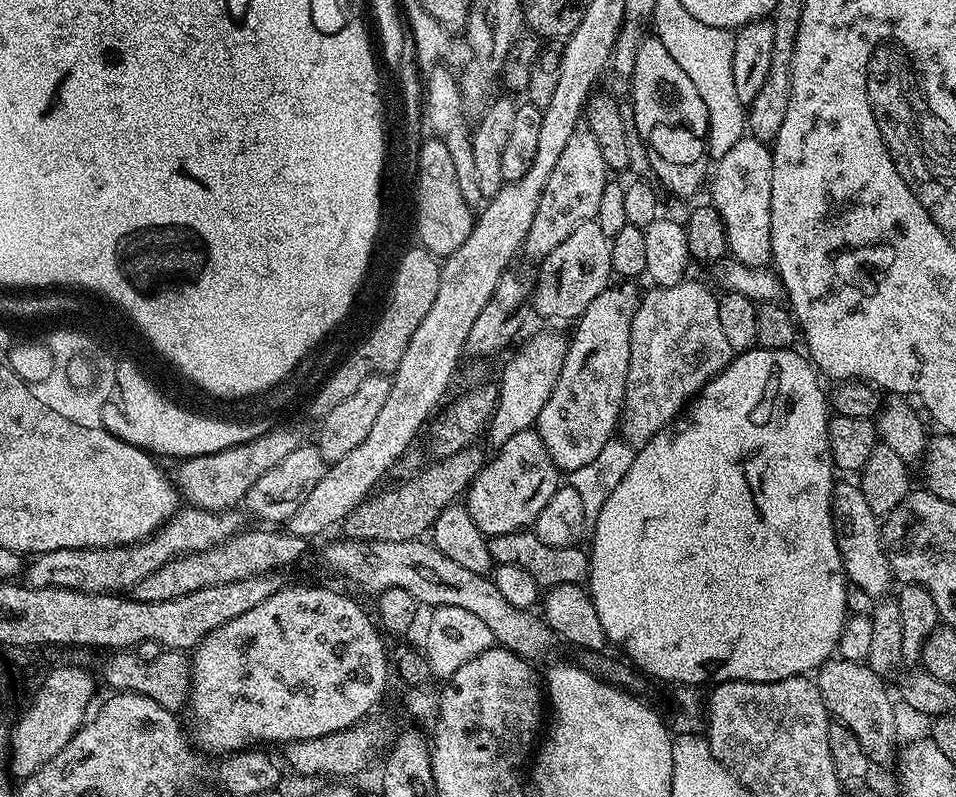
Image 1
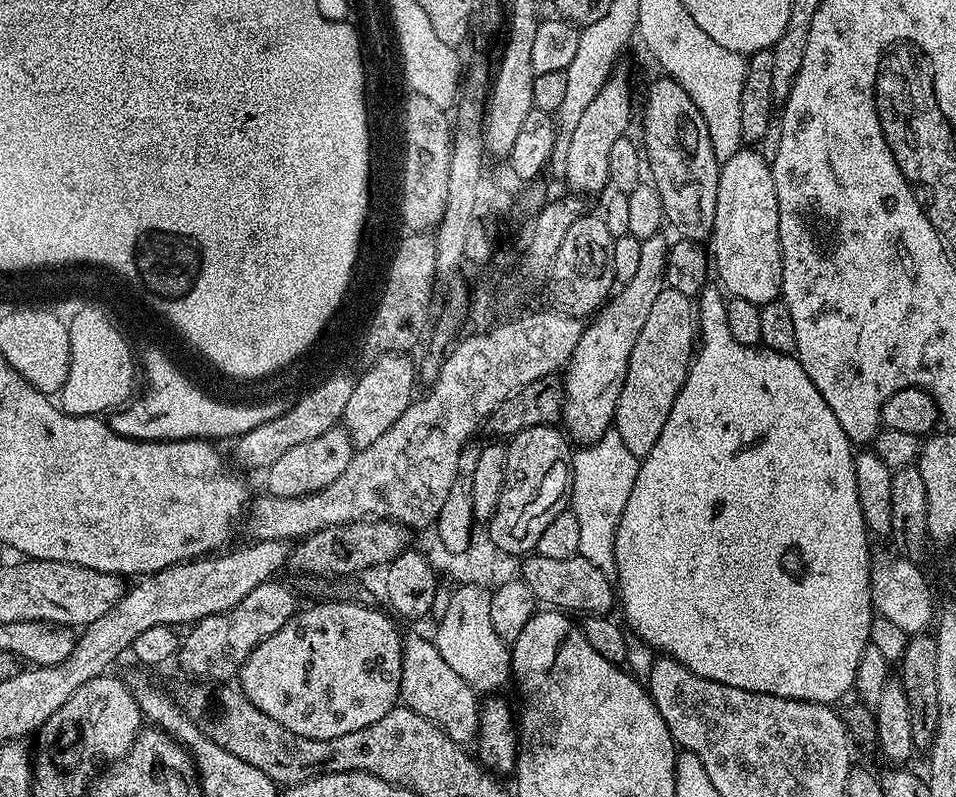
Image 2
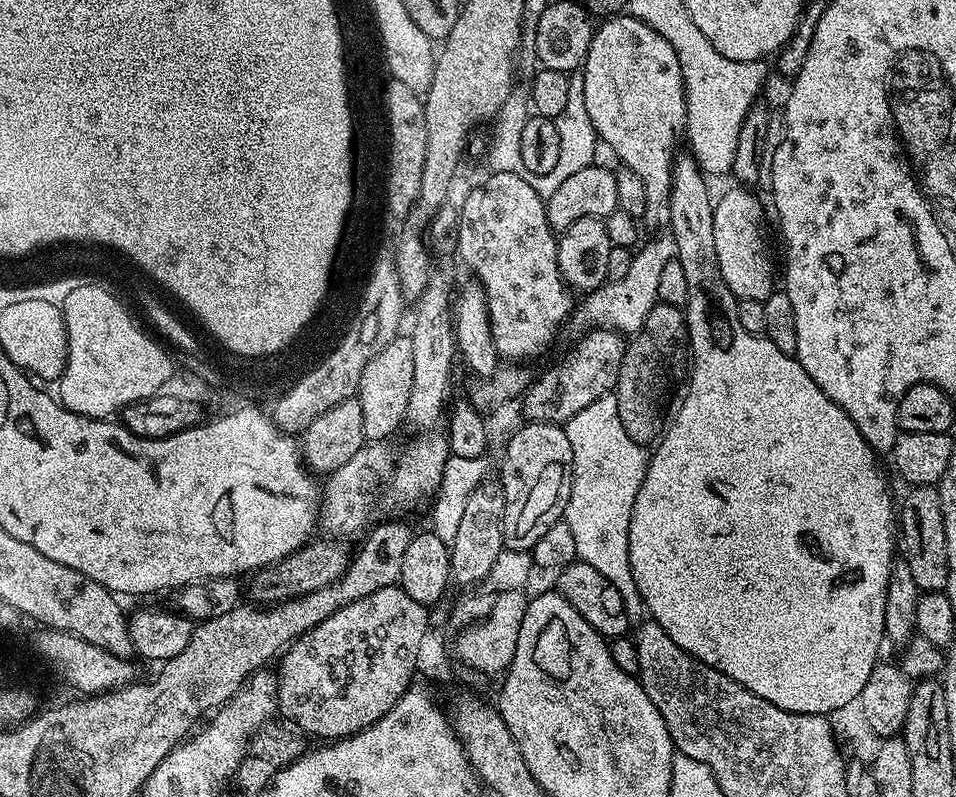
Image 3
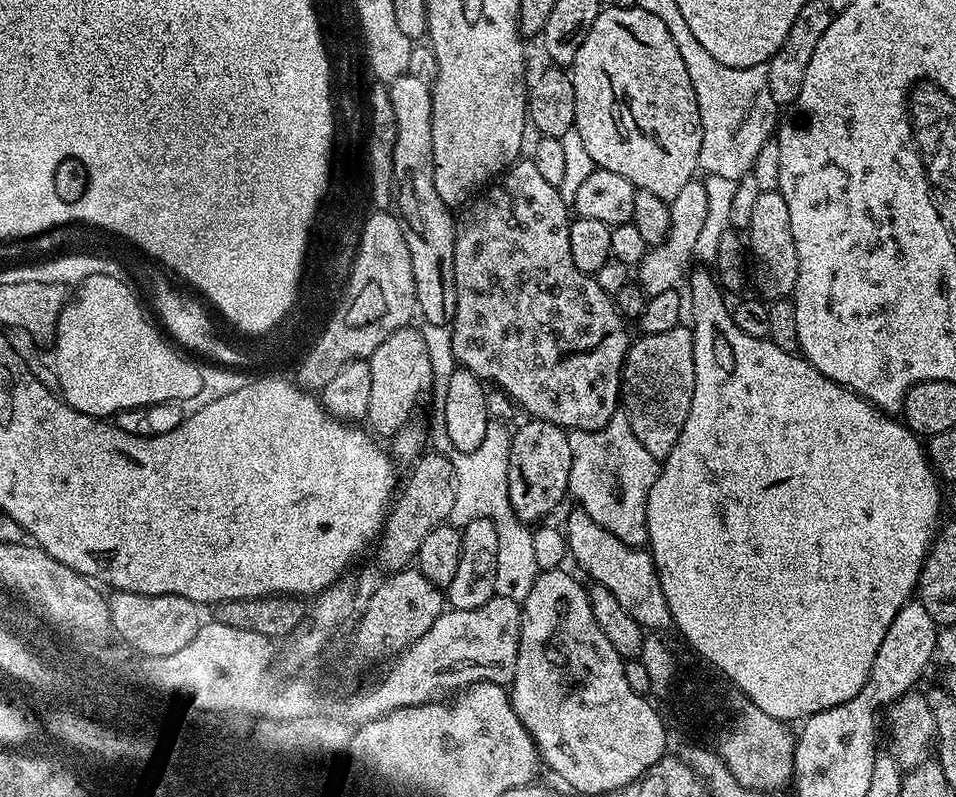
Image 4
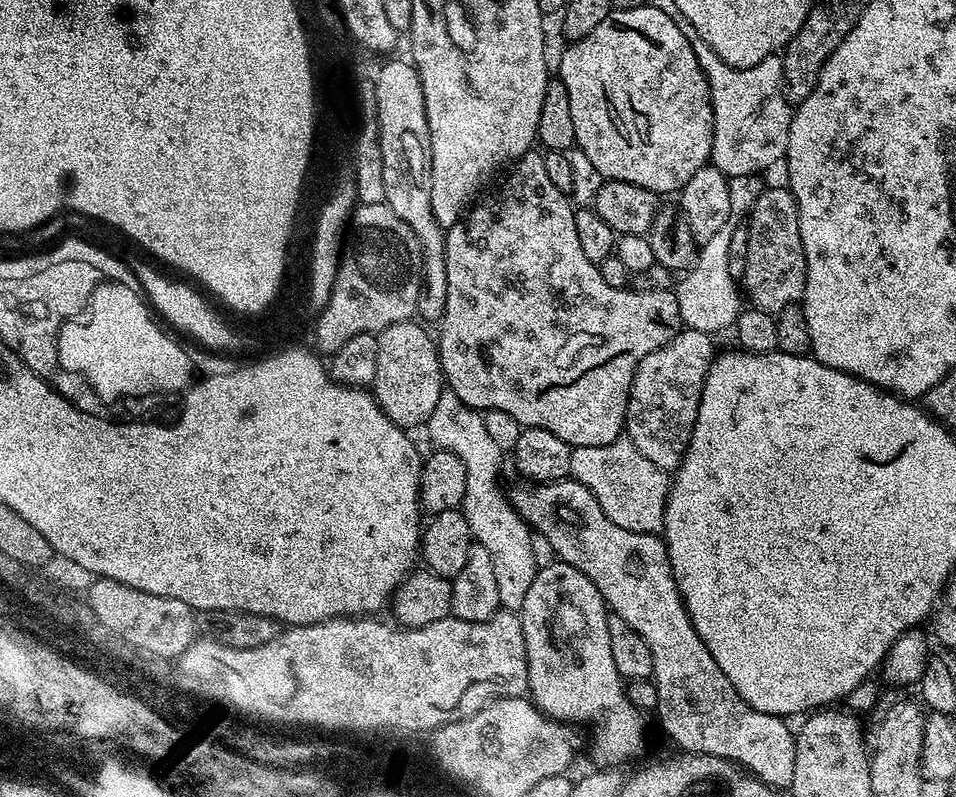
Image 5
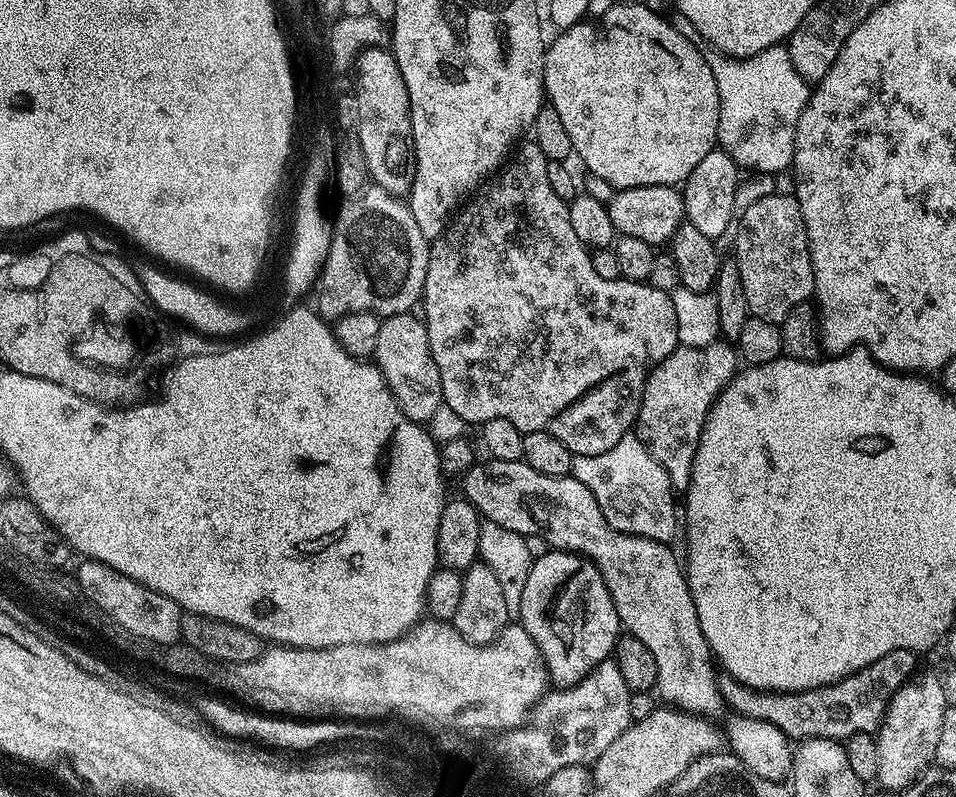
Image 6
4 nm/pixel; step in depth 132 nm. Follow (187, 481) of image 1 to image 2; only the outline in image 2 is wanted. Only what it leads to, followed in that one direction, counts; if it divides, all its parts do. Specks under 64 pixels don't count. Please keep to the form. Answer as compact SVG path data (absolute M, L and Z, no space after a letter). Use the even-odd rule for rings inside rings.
M333 374L310 390L293 408L281 411L278 418L263 422L248 433L239 437L236 443L236 460L244 468L260 468L266 470L282 454L286 454L294 446L302 442L310 442L310 438L318 438L318 434L326 434L326 430L337 427L344 419L346 402L350 402L350 394L354 383L353 377Z

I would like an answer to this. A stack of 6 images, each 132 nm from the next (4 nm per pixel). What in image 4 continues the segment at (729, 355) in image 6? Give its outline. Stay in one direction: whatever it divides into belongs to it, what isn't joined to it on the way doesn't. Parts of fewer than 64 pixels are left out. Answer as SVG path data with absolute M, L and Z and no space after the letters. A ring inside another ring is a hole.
M681 326L640 334L636 341L626 348L622 369L622 408L628 414L628 421L636 437L650 450L657 462L662 462L670 454L670 450L678 442L678 434L682 434L682 426L686 426L686 418L690 414L690 406L694 398L694 338L691 327Z

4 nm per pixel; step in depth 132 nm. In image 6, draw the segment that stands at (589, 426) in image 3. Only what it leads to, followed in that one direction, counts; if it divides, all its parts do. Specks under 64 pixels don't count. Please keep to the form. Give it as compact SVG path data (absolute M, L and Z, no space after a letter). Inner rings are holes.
M629 434L621 438L618 446L610 446L610 450L606 450L606 454L573 456L571 475L578 482L582 482L583 486L588 487L591 494L594 494L606 522L613 530L626 535L668 542L676 536L672 531L672 517L678 514L678 500L672 497L674 489L666 470L662 470L662 466L656 468L658 463L652 457L648 447L640 441L639 436ZM656 512L664 512L664 520L652 520L652 516L656 516Z

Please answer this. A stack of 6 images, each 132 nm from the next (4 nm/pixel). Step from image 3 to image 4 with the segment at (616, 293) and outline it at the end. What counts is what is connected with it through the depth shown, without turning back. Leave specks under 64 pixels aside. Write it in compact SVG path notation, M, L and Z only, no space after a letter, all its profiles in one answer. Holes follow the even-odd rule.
M694 178L682 186L678 198L670 202L670 230L663 244L649 247L648 253L638 265L638 282L646 290L649 298L658 294L666 294L666 290L676 288L679 280L683 281L689 275L693 267L692 260L697 259L696 247L698 246L698 234L702 234L702 224L706 222L706 210L708 199L706 198L706 186L703 179Z

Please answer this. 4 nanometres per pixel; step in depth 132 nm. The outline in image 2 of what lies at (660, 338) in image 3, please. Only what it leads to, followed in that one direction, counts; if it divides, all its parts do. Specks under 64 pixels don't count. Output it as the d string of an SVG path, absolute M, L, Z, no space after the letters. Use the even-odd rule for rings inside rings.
M666 286L654 298L649 317L639 331L639 337L628 359L626 381L619 392L615 408L614 431L637 458L648 454L662 434L674 398L688 376L695 344L696 324L691 297Z

